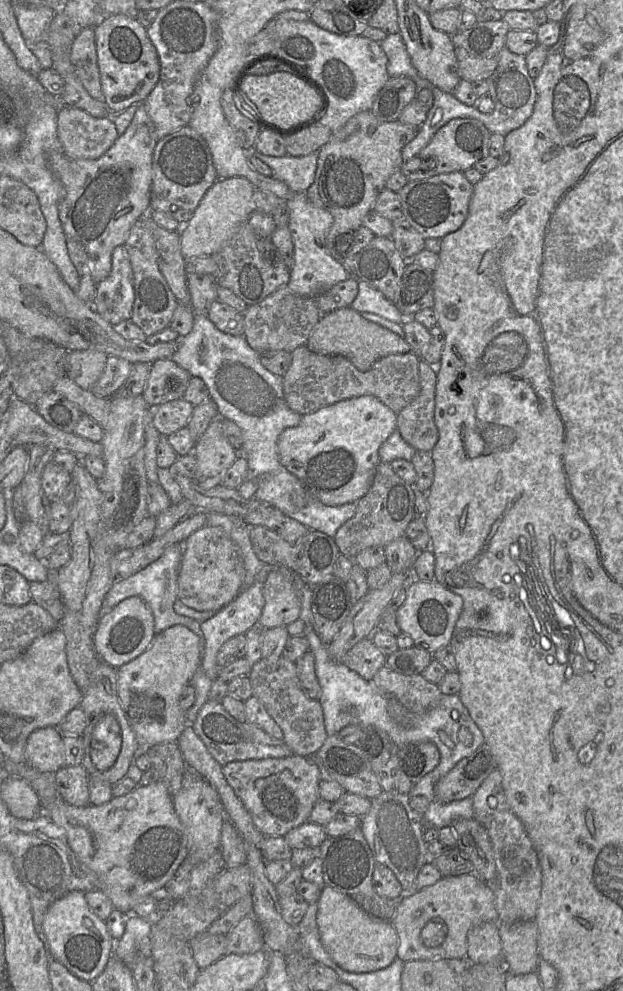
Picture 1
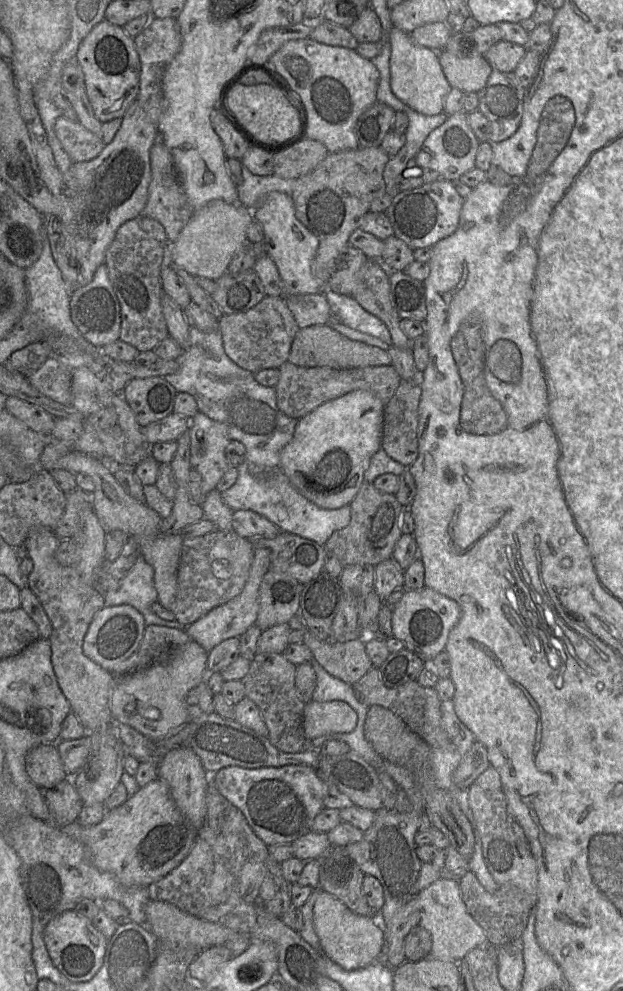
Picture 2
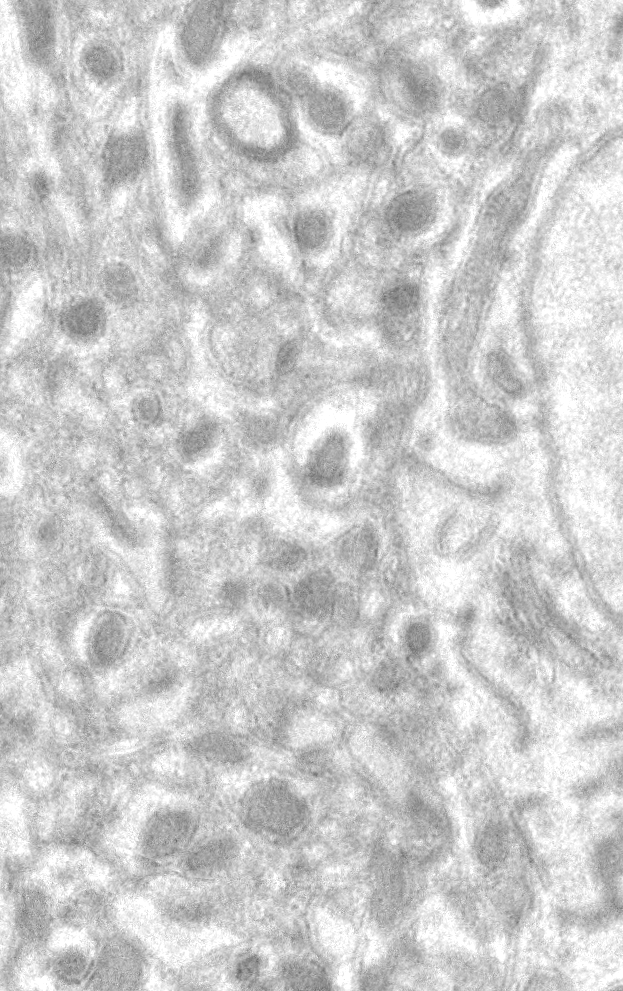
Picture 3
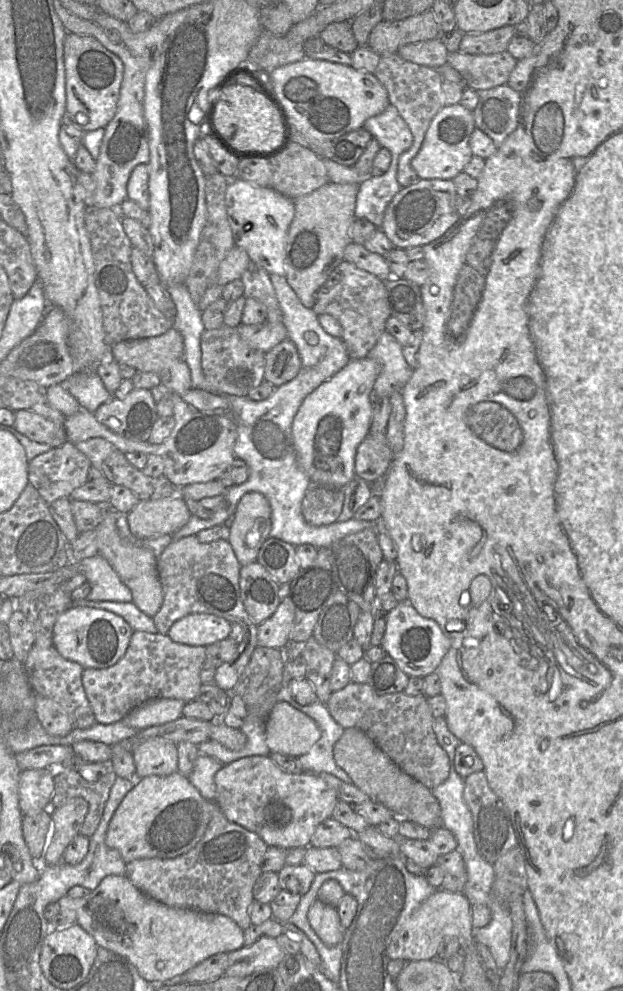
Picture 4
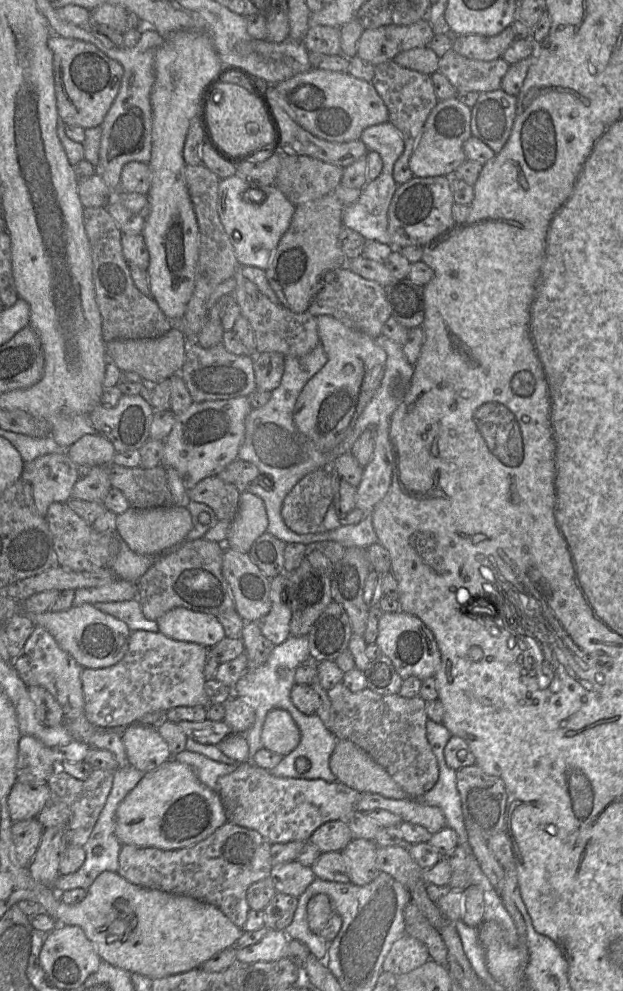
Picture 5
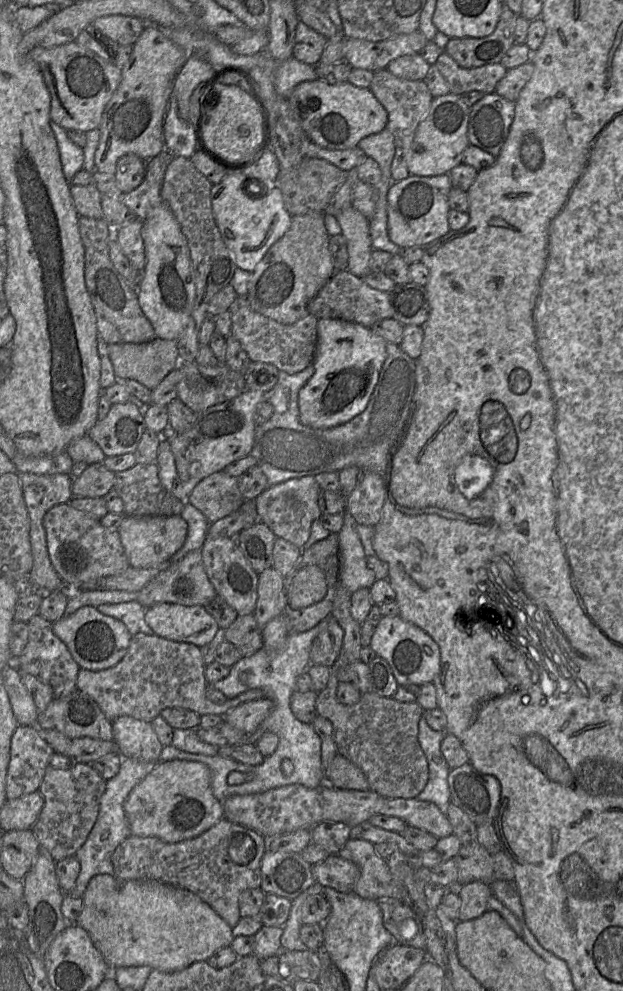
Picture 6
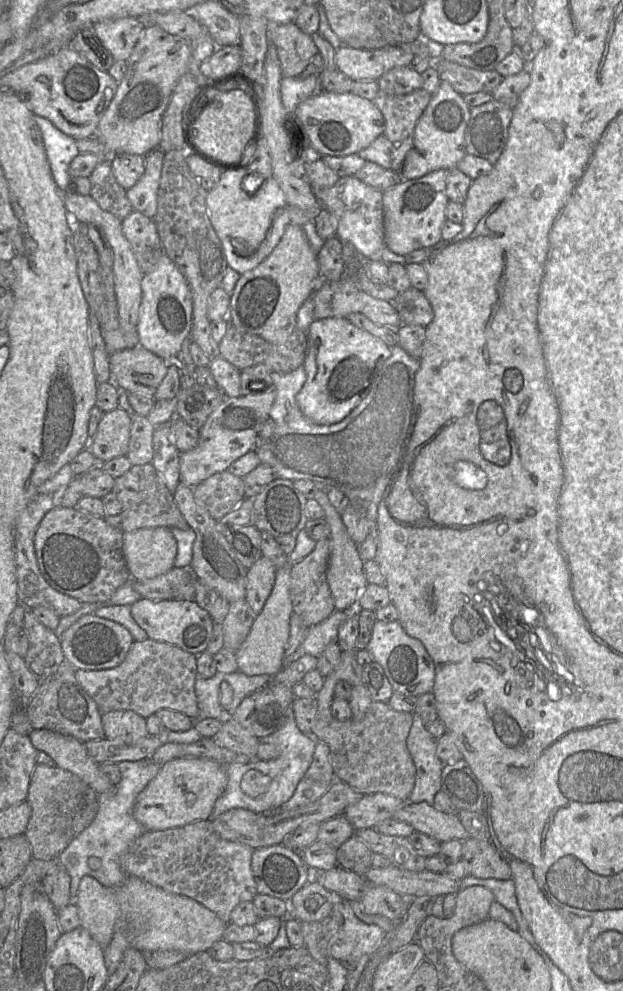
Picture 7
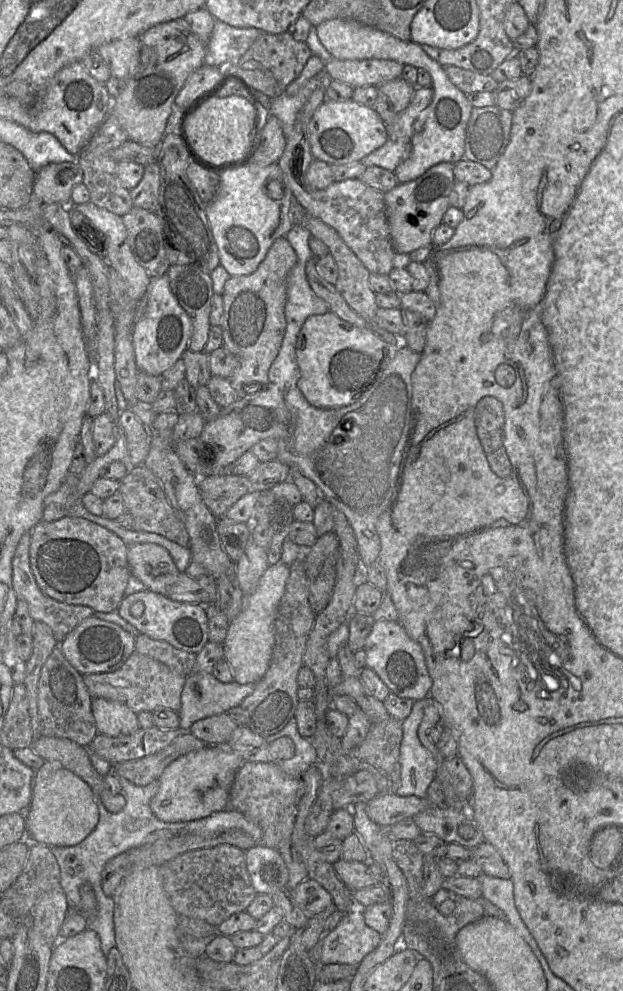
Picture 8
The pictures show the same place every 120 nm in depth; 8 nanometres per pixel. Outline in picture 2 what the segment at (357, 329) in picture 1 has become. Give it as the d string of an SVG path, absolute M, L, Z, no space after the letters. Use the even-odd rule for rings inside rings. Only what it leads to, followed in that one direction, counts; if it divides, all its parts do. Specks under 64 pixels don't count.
M326 323L300 329L292 342L288 361L301 367L349 370L390 365L391 357L387 350L349 339Z

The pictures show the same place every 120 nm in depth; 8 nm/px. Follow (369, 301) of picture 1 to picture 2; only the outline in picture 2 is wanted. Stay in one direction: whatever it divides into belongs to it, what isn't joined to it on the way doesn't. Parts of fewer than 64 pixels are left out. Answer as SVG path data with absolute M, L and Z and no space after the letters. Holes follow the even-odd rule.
M328 289L325 290L325 294L330 306L331 315L335 319L338 319L342 324L352 329L380 339L388 345L387 351L389 350L391 347L391 336L388 328L379 318L363 309L352 296L337 294Z

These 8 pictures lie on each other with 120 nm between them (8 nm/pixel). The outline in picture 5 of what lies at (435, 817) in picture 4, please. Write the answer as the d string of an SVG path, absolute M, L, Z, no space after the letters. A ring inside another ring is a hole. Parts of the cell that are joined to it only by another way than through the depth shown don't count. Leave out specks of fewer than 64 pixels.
M349 740L337 741L329 767L337 782L359 793L380 794L396 800L410 798L384 768Z

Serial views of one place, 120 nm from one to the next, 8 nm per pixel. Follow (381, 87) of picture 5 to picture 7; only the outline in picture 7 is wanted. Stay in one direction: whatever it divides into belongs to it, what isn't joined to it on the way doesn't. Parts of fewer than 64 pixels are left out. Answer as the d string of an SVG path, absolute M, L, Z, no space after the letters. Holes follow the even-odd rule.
M423 88L415 90L409 94L398 96L387 95L380 92L380 90L378 91L378 94L373 102L381 111L385 119L384 135L391 142L392 165L390 169L396 172L400 171L407 152L413 146L415 126L429 104L431 98L432 95Z

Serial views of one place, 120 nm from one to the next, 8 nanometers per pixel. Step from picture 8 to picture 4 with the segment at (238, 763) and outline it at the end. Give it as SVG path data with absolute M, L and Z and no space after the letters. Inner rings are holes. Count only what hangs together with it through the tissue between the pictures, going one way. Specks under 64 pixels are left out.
M179 771L168 776L147 776L138 779L123 798L109 823L105 843L117 850L125 863L145 858L174 858L190 851L201 840L215 807L216 803L205 799Z

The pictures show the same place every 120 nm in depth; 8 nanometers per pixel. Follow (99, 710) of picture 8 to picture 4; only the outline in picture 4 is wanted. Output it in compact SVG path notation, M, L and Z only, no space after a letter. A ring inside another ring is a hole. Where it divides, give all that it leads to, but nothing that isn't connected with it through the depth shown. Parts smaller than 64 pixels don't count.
M149 738L132 752L136 775L142 779L151 775L168 776L178 771L177 744L163 738Z

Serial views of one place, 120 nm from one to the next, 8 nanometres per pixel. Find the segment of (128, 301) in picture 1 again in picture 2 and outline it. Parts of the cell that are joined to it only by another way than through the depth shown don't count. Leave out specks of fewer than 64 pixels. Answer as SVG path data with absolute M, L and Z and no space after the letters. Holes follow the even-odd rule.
M101 265L88 284L78 286L71 294L70 316L81 336L96 347L106 346L119 339L120 303L109 279L106 265Z

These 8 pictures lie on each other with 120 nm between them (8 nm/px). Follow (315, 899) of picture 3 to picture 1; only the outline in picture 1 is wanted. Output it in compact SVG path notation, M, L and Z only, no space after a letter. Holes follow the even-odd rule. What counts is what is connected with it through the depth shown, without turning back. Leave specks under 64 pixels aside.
M329 886L322 888L317 904L321 943L340 968L365 973L385 968L397 958L399 939L389 920L368 914L350 896Z

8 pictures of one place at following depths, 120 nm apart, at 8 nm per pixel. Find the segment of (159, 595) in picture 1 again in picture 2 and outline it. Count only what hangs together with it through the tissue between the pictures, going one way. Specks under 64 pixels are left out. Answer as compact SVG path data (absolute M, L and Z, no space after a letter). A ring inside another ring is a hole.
M141 557L137 559L127 576L119 581L119 586L104 594L104 599L106 607L126 604L134 606L144 616L146 625L186 629L176 620L164 620L151 610L152 604L158 602L154 569Z

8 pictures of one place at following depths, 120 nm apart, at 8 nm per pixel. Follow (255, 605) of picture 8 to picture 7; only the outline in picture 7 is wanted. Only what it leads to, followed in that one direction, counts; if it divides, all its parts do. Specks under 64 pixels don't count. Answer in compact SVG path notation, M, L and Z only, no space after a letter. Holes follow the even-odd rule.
M291 565L276 569L272 592L262 611L255 617L246 640L235 652L238 670L247 676L266 674L274 677L283 668L283 657L289 639L292 614L290 572Z

